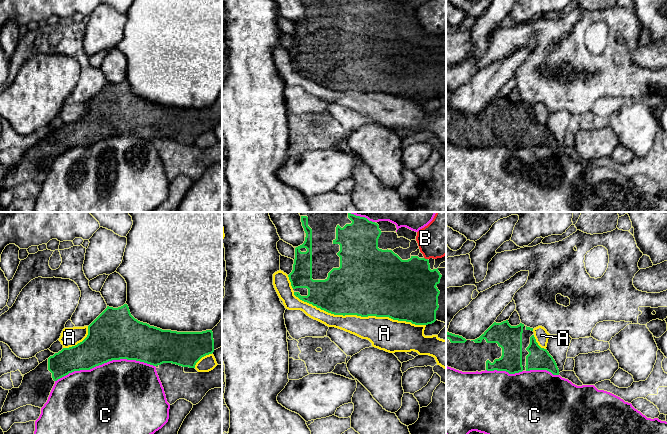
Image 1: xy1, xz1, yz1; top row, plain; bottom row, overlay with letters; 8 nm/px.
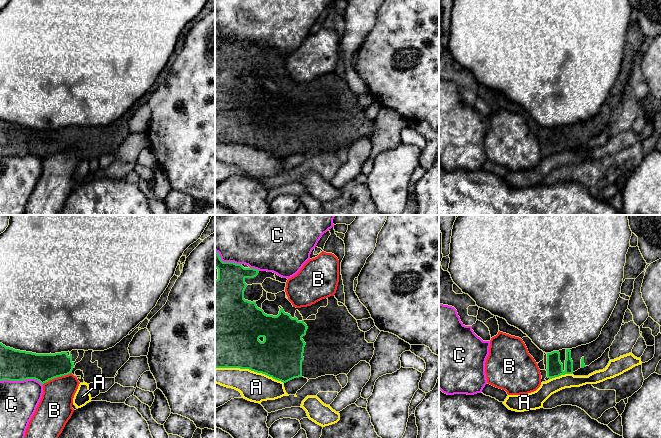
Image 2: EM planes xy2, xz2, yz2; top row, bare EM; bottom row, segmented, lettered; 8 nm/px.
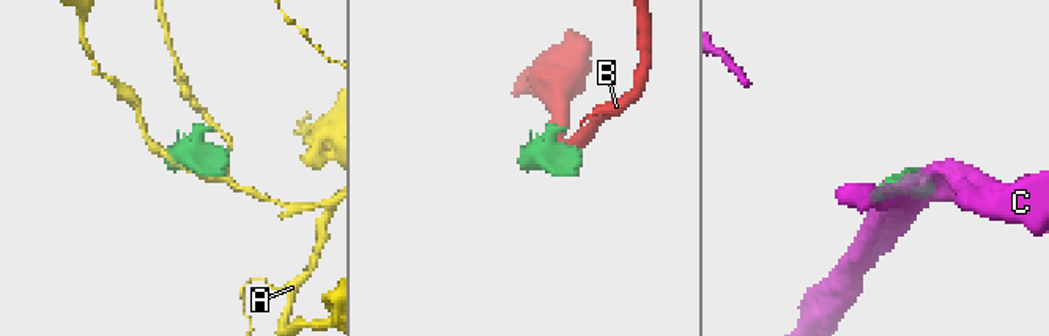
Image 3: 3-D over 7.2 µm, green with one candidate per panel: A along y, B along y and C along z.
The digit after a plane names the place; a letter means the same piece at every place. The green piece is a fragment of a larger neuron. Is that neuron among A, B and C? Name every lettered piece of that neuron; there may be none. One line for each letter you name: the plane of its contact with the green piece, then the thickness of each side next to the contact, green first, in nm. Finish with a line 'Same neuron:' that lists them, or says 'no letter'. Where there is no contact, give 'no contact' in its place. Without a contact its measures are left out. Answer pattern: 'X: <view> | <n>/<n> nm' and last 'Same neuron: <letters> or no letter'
Same neuron: no letter

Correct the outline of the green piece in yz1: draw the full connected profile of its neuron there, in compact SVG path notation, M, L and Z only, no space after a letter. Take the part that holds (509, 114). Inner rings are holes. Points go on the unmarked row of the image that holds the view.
M508 96L494 98L479 114L466 116L462 112L446 109L446 142L462 148L506 147L515 150L530 146L547 146L559 151L559 145L547 125L541 124L534 113L533 104L520 99L511 102Z

